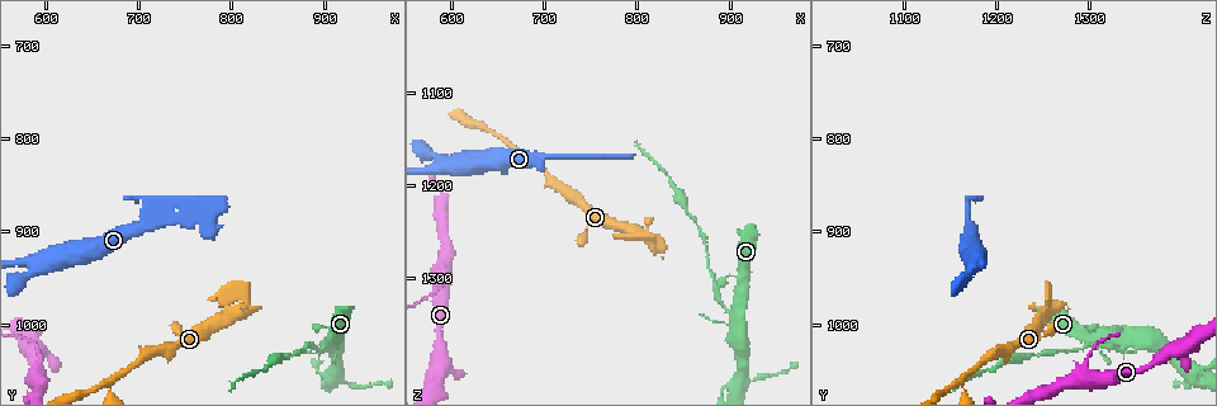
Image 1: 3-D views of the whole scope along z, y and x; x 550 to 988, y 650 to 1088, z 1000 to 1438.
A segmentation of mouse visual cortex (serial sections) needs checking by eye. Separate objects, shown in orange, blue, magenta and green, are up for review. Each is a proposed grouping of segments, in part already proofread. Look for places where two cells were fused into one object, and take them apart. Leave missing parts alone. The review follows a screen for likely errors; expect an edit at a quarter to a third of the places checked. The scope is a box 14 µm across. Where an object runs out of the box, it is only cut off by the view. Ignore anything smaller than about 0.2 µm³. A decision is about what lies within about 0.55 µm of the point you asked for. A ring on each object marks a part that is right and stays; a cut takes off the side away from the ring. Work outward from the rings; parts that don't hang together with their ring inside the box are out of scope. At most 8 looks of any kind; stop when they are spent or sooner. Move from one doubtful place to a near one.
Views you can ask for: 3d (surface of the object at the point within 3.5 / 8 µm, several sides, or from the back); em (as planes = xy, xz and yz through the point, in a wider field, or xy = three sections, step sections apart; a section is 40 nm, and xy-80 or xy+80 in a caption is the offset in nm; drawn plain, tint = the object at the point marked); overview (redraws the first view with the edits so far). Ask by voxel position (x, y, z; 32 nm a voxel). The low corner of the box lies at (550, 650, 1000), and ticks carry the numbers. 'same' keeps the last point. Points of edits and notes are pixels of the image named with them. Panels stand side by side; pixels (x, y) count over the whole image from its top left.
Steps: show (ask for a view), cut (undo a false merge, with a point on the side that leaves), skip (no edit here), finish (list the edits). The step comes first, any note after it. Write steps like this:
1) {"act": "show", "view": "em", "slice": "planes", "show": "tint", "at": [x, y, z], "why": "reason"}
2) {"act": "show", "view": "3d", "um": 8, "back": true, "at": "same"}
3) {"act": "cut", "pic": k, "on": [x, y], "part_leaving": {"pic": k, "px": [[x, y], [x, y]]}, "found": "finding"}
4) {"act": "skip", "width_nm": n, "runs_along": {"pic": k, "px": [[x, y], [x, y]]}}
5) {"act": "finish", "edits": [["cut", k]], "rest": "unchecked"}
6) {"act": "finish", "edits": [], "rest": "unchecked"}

{"act": "show", "view": "3d", "um": 3.5, "at": [905, 1020, 1340]}

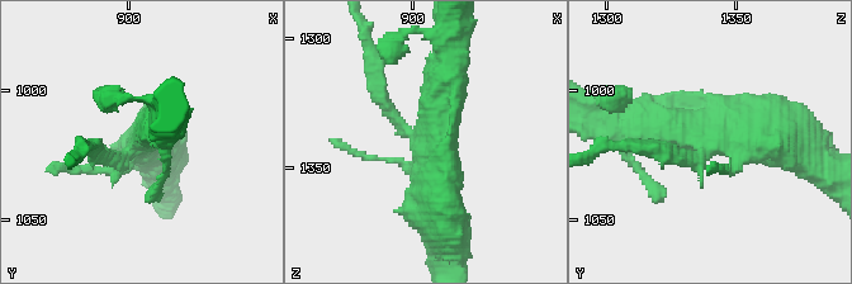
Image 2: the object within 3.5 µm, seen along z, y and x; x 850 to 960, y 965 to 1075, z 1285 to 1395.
{"act": "show", "view": "em", "slice": "xy", "step": 3, "show": "tint", "at": [908, 1017, 1336], "arms": 3, "arm_widths_nm": [150, 450, 500], "why": "need the tissue"}

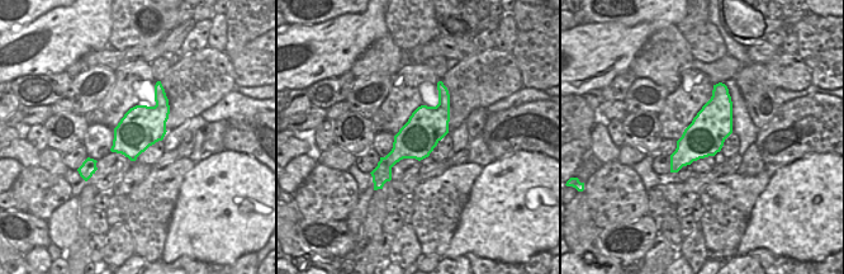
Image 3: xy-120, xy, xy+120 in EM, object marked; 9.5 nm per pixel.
{"act": "show", "view": "em", "slice": "planes", "show": "tint", "at": "same"}

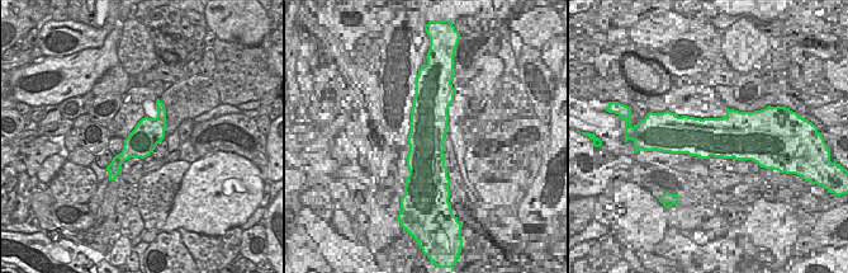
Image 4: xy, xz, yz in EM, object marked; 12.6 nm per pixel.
{"act": "cut", "pic": 2, "on": [661, 156], "width_nm": 380, "part_leaving": {"pic": 2, "px": [[402, 123], [378, 98], [363, 33]]}, "found": "a second cell is stuck on"}

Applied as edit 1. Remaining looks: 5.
{"act": "show", "view": "overview"}

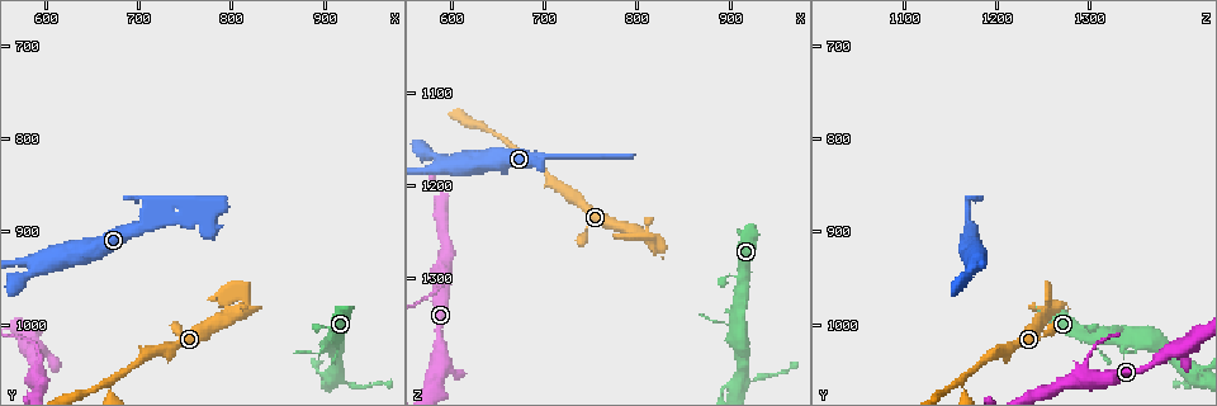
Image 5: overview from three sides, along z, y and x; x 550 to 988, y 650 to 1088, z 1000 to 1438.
{"act": "show", "view": "3d", "um": 3.5, "at": [810, 980, 1255], "why": "abrupt turn"}

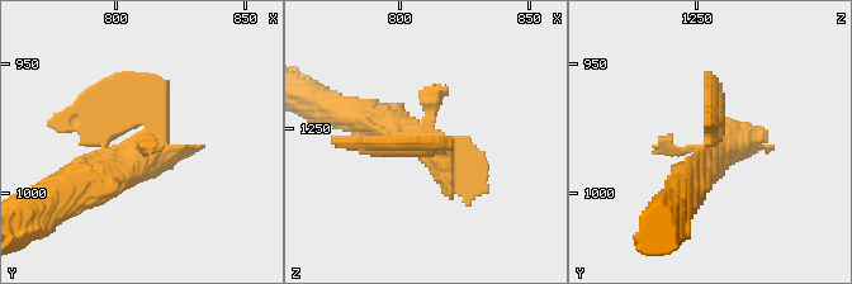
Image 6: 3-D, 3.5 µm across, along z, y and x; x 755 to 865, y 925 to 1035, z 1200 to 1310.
{"act": "show", "view": "em", "slice": "xy", "step": 1, "show": "tint", "at": "same", "why": "need the tissue"}

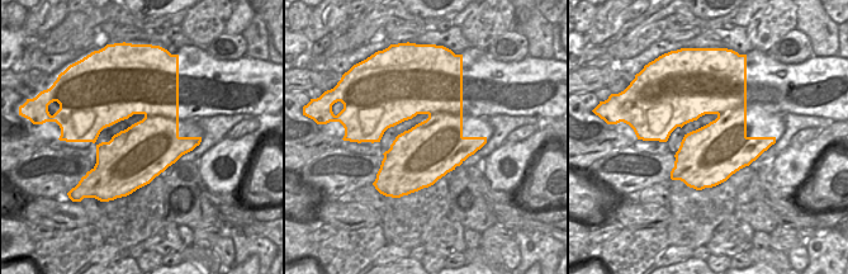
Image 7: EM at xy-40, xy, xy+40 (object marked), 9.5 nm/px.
{"act": "show", "view": "em", "slice": "xy", "step": 5, "show": "tint", "at": "same", "why": "cut it another way"}

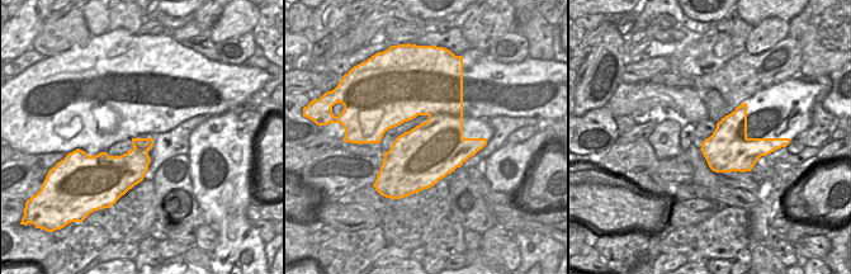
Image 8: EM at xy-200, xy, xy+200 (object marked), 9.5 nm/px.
{"act": "skip", "runs_along": {"pic": 6, "px": [[685, 187], [720, 147], [714, 117]]}, "found": "continuous, no second cell"}

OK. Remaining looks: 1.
{"act": "finish", "edits": [["cut", 2]], "rest": "unchecked"}

